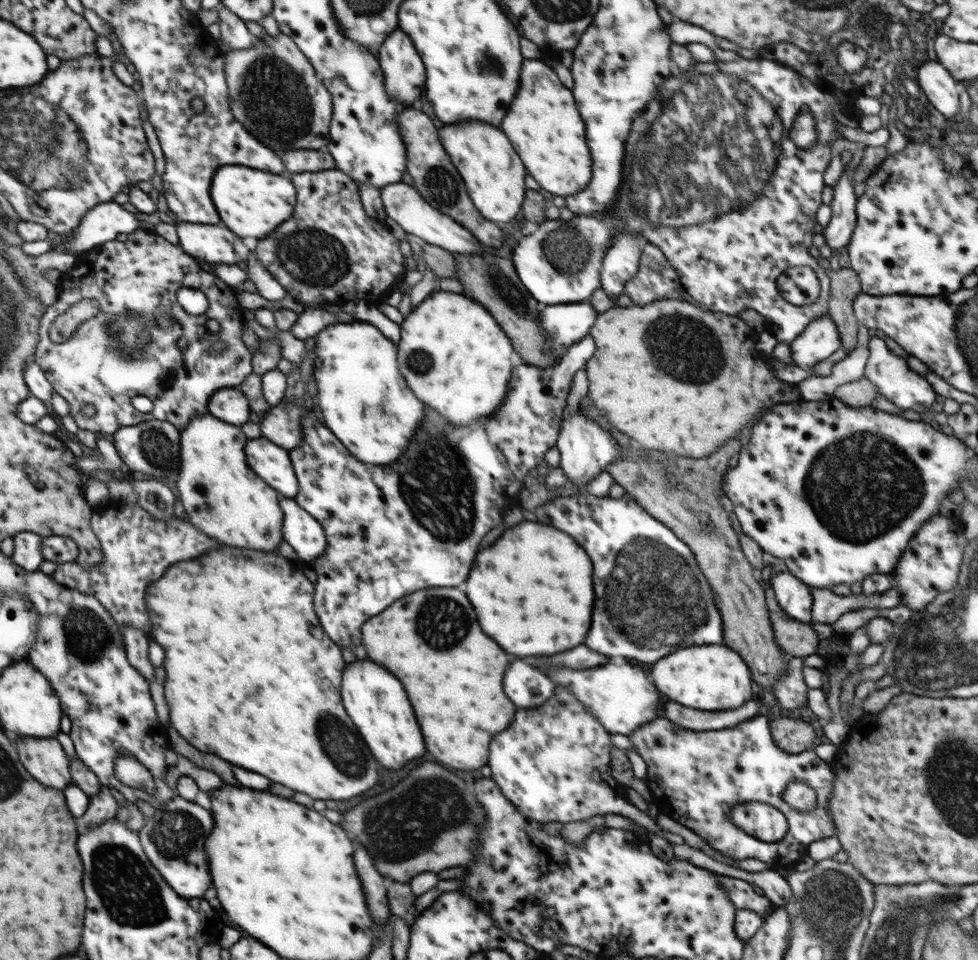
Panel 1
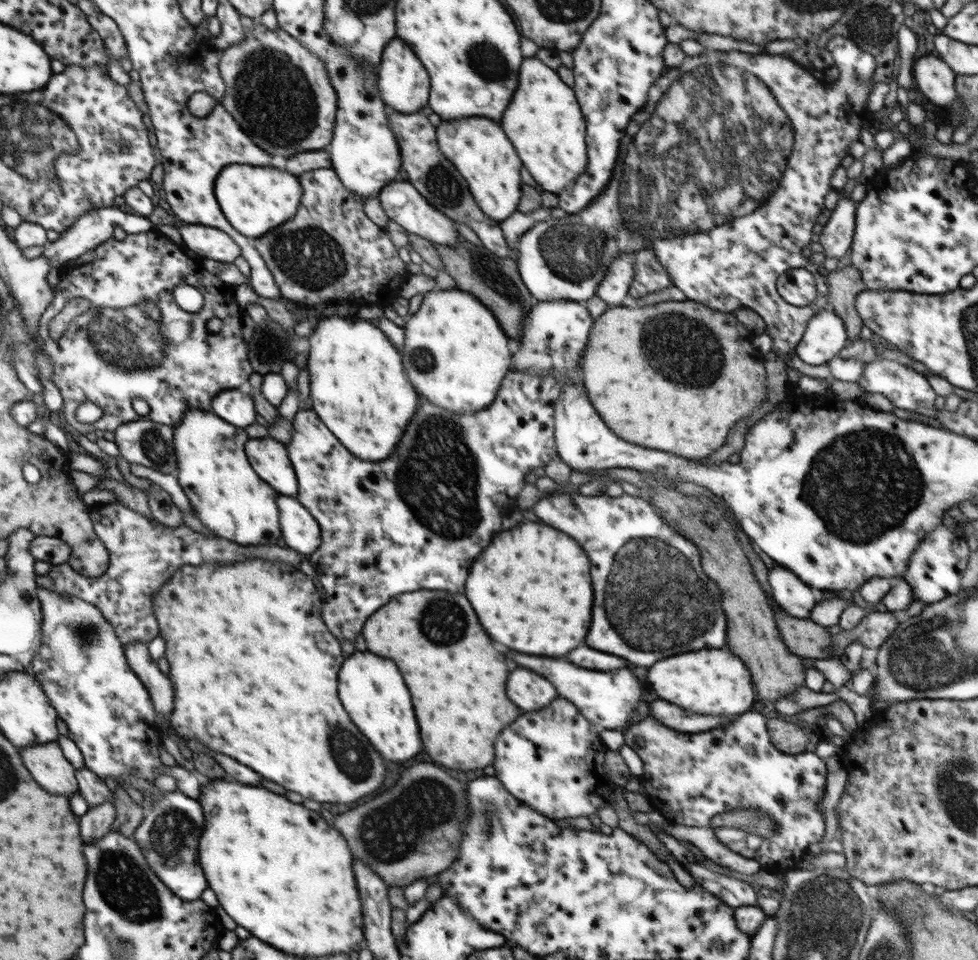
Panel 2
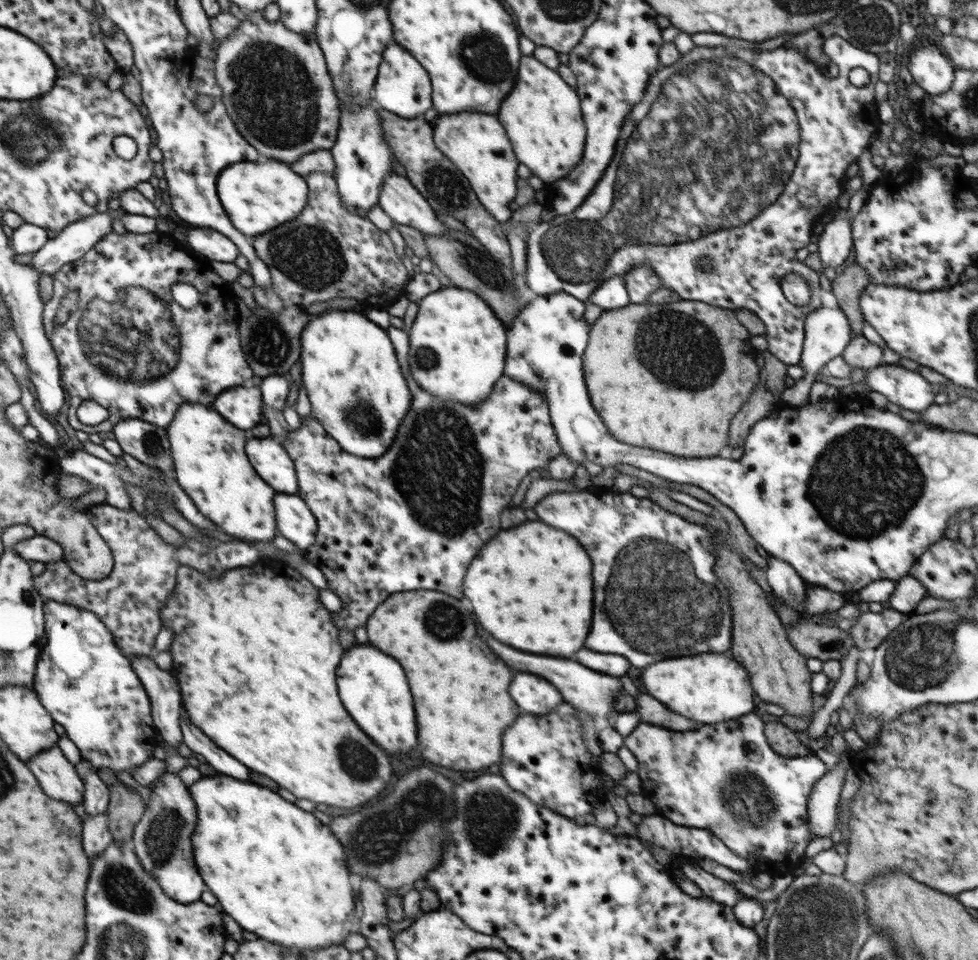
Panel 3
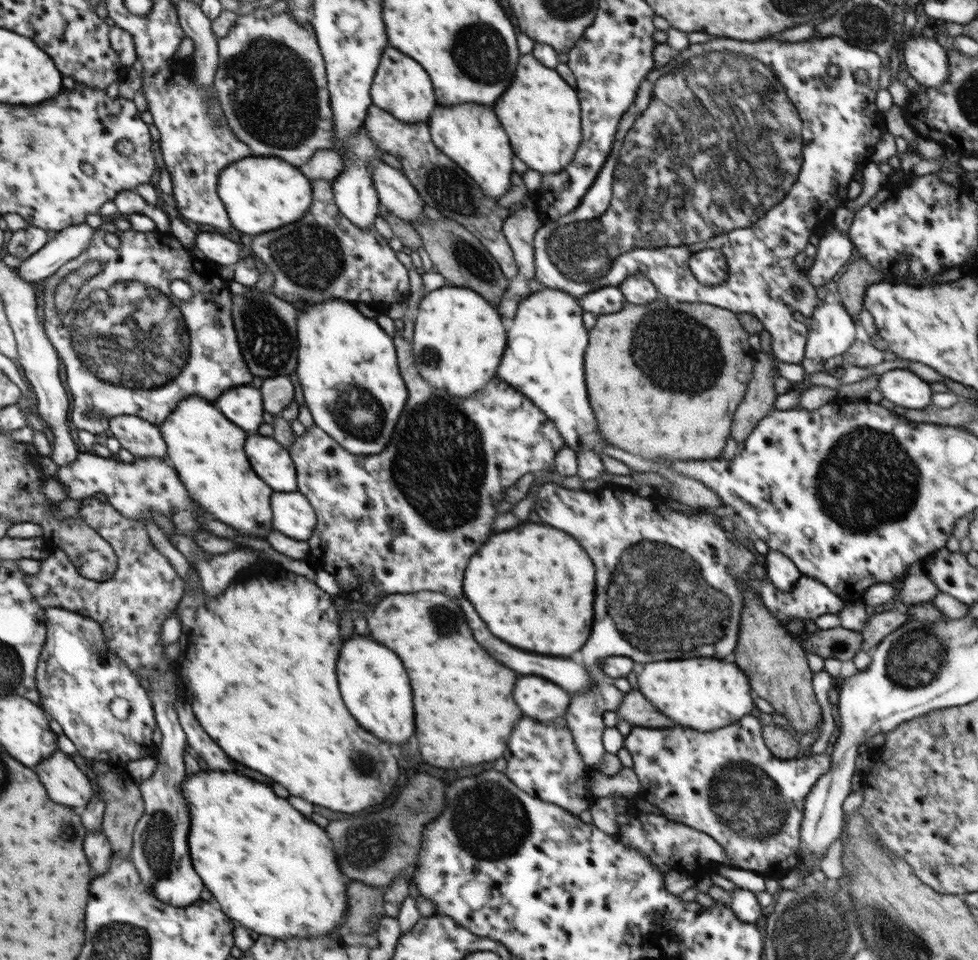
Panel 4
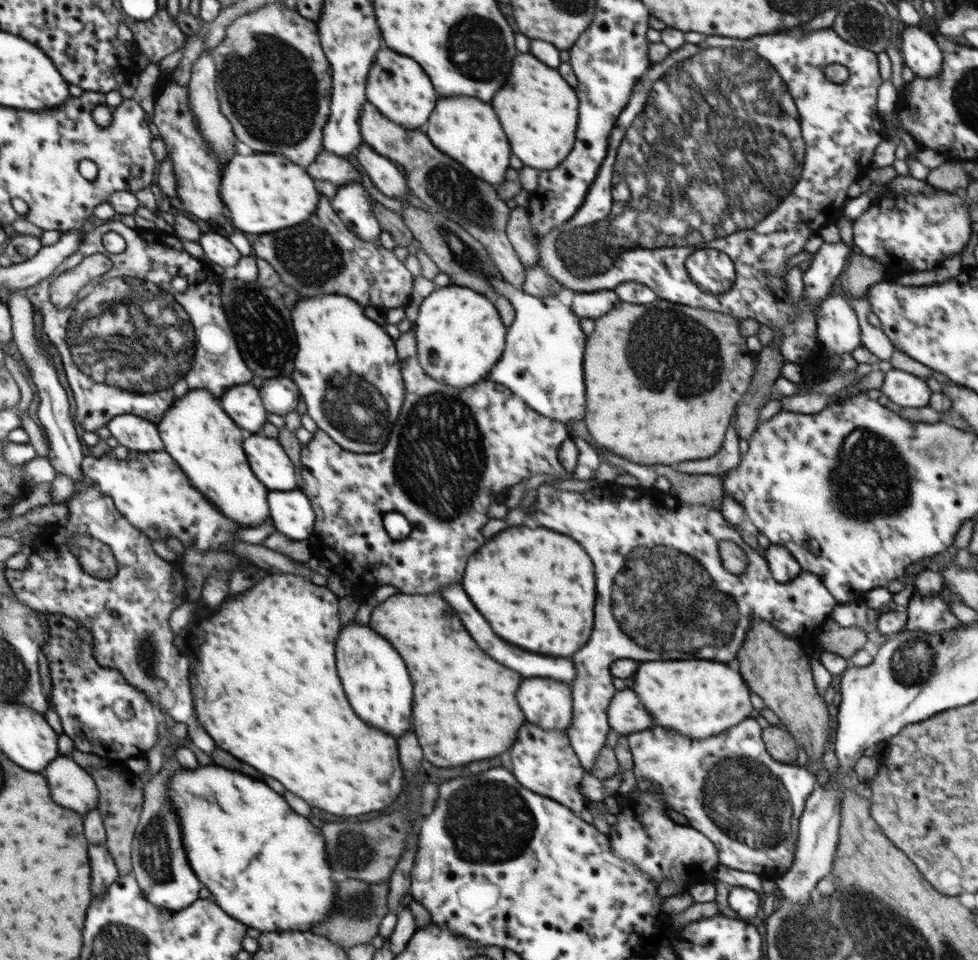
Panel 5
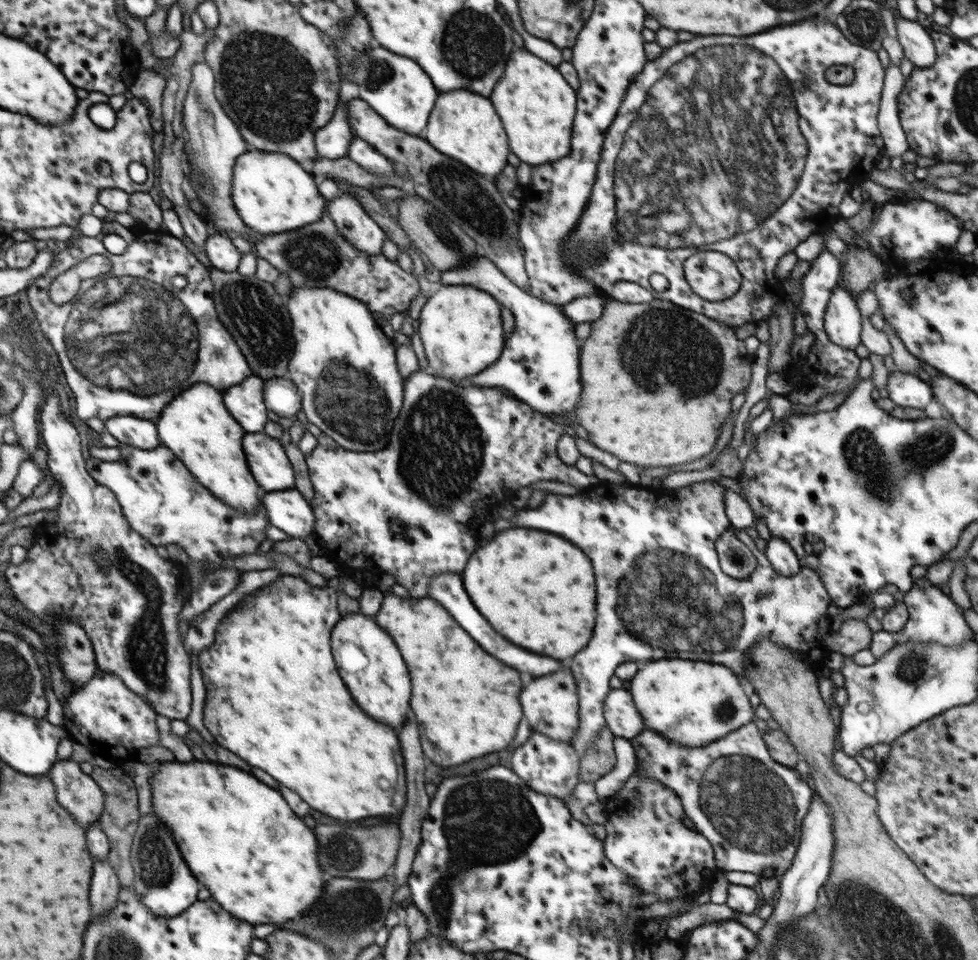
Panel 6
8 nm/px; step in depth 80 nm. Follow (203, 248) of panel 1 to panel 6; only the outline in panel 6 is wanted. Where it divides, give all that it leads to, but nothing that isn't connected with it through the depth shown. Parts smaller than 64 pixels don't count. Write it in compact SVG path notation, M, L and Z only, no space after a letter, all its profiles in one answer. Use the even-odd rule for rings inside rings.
M213 231L207 242L204 243L205 252L210 259L212 266L224 273L237 270L241 261L241 253L234 247L229 237Z

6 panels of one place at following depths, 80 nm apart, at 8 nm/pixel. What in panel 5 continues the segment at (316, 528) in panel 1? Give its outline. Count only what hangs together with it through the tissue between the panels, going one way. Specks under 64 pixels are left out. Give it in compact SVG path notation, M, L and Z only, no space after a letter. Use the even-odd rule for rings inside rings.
M301 489L269 491L269 521L276 530L294 541L307 540L315 527L315 512Z

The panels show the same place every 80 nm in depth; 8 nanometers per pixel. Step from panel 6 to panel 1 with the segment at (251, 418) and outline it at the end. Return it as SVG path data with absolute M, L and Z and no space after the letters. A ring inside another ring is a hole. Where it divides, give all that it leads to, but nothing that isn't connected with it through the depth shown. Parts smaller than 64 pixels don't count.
M221 388L210 397L208 414L227 424L240 427L248 423L250 411L248 400L238 388Z

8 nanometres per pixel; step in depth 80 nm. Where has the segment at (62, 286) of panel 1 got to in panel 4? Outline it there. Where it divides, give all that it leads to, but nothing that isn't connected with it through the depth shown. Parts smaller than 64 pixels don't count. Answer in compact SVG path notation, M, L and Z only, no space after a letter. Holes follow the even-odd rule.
M105 220L95 229L89 247L61 266L52 276L45 278L43 285L46 336L53 341L64 364L66 386L75 405L70 418L79 430L93 435L104 433L109 428L109 421L119 415L142 416L143 420L150 420L150 423L160 426L185 397L208 396L206 400L215 402L224 391L232 387L257 382L244 362L240 344L236 344L229 279L216 264L198 259L190 247L176 240L171 231L141 233L132 229L119 230L111 220ZM108 233L114 233L120 238L118 250L105 243L104 236ZM173 280L184 280L190 285L194 296L188 302L181 301L171 293L170 283ZM130 364L134 365L134 372L136 366L146 365L146 373L139 372L132 378L134 381L146 380L146 386L150 388L156 384L166 384L172 378L176 378L176 382L152 390L130 390L134 382L122 380L124 374L132 376ZM90 411L98 411L102 416L89 421L86 415Z

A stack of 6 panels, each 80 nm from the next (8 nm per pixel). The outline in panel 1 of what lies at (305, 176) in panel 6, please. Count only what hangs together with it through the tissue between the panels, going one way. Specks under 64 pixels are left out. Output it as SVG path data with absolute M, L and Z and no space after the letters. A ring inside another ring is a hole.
M242 165L221 166L213 176L210 196L222 222L242 238L266 238L292 216L296 204L296 188L288 178Z

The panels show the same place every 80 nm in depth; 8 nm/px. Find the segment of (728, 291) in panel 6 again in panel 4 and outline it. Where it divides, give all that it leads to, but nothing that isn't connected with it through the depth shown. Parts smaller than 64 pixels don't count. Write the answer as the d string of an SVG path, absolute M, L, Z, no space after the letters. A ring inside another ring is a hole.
M705 248L690 255L687 263L695 279L705 286L717 286L729 277L727 260L722 251Z

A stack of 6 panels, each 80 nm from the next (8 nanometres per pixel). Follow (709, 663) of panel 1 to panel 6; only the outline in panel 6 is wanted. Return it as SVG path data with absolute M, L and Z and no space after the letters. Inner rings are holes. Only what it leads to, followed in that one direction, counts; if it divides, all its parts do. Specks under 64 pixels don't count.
M660 660L641 664L636 676L630 681L630 689L634 704L643 717L646 729L650 729L672 742L683 744L688 748L708 746L741 726L753 722L756 717L750 705L749 693L740 684L736 672L722 664L706 664L692 660Z

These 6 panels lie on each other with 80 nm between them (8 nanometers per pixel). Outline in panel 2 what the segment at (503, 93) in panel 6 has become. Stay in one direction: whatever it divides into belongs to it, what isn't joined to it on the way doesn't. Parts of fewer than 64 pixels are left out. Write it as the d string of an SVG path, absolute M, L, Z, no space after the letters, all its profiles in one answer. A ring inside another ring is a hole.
M536 58L522 60L518 76L520 76L518 88L516 88L516 92L514 92L514 96L512 96L512 100L510 100L510 104L508 104L508 108L506 108L499 123L514 145L523 166L528 169L537 184L544 191L547 190L555 195L560 194L562 189L569 187L576 180L576 177L583 173L588 162L584 115L574 89L570 88L570 85L567 85L561 78L558 78L559 74L556 74L552 68L548 68L546 64L542 64L540 60L536 60Z

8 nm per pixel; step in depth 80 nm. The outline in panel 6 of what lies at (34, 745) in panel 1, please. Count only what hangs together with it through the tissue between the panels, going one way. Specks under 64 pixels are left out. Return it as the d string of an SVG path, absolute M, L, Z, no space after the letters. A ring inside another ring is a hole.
M60 758L48 772L57 789L60 804L66 804L70 812L74 812L74 820L78 820L84 828L101 820L105 810L105 796L99 784L80 769L80 764L71 758Z

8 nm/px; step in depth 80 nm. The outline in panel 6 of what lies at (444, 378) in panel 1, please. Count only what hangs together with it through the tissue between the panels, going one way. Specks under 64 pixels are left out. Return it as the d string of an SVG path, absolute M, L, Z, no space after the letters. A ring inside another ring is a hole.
M472 285L437 286L415 322L425 369L455 383L493 365L501 357L506 341L501 307L490 294Z

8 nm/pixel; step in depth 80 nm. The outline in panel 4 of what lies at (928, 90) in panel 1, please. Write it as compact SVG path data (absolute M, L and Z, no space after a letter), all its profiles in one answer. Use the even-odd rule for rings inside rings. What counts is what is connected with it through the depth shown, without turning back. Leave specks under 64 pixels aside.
M911 35L905 41L904 62L920 85L936 88L950 73L948 54L937 40Z

